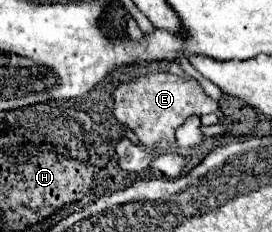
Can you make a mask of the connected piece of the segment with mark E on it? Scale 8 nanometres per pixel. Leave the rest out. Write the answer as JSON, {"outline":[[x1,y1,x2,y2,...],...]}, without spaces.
{"outline":[[162,72,140,74,122,82,114,92,114,116,120,124,134,130,140,144,148,150,172,150,176,146,176,128,190,116,204,116,218,110,218,102,204,94,200,82,192,76,176,76]]}

